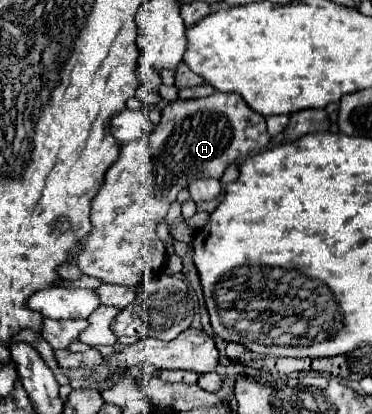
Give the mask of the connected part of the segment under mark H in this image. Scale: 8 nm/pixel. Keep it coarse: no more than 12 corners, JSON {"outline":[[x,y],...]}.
{"outline":[[235,93],[177,99],[123,143],[71,259],[135,287],[157,223],[195,179],[271,135]]}

